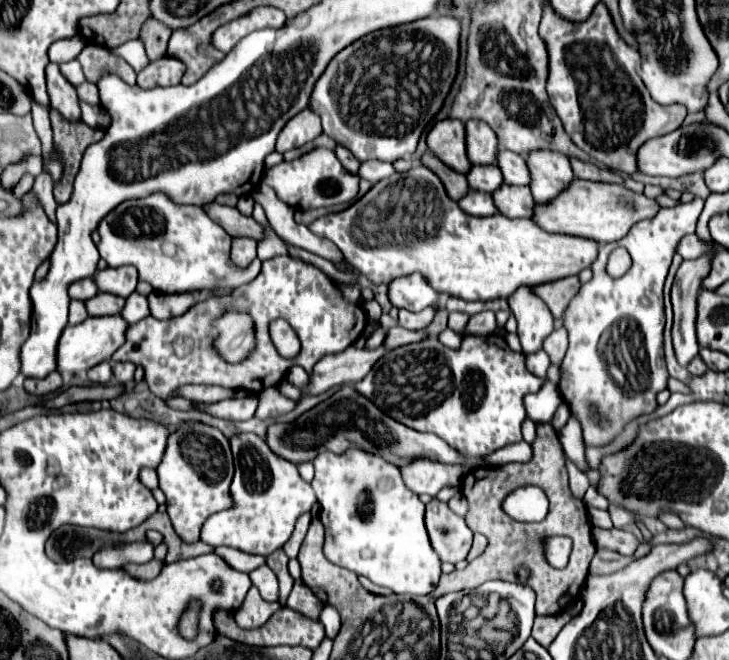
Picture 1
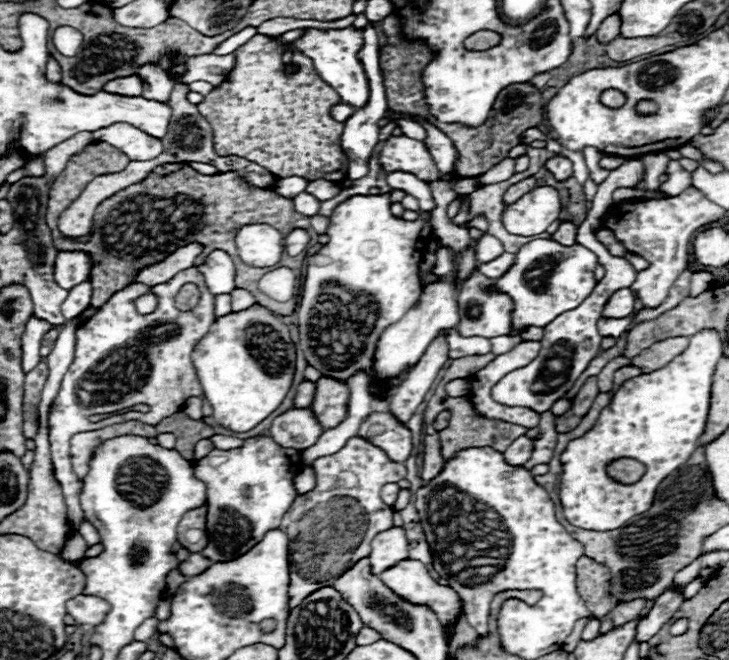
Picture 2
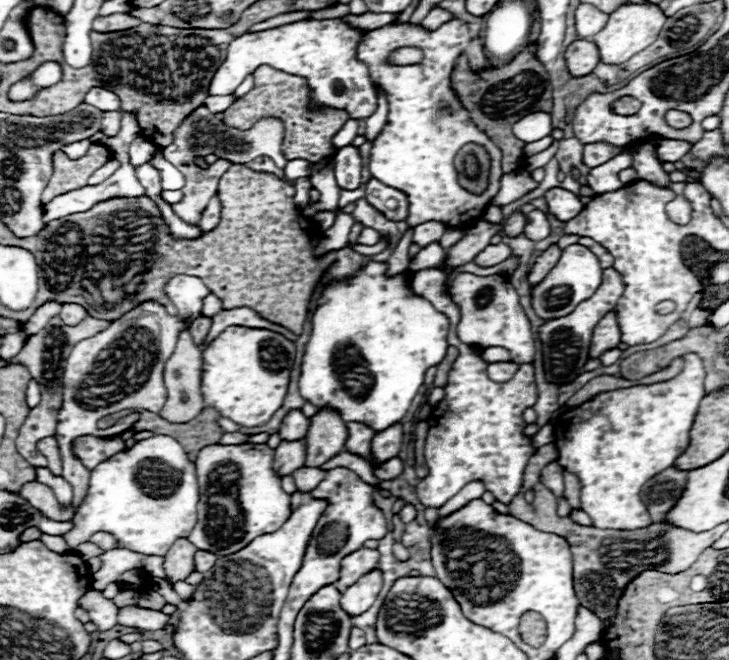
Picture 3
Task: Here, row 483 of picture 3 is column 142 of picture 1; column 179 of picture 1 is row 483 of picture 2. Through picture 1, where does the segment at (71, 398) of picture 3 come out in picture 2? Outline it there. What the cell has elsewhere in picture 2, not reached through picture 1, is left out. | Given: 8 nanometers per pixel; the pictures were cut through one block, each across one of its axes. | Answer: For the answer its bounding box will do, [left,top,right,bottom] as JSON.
[48,268,214,530]

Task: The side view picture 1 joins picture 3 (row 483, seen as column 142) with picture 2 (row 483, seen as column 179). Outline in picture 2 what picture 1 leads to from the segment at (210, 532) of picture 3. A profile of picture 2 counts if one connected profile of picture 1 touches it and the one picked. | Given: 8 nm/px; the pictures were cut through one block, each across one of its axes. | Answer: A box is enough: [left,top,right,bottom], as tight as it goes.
[194,436,300,562]

